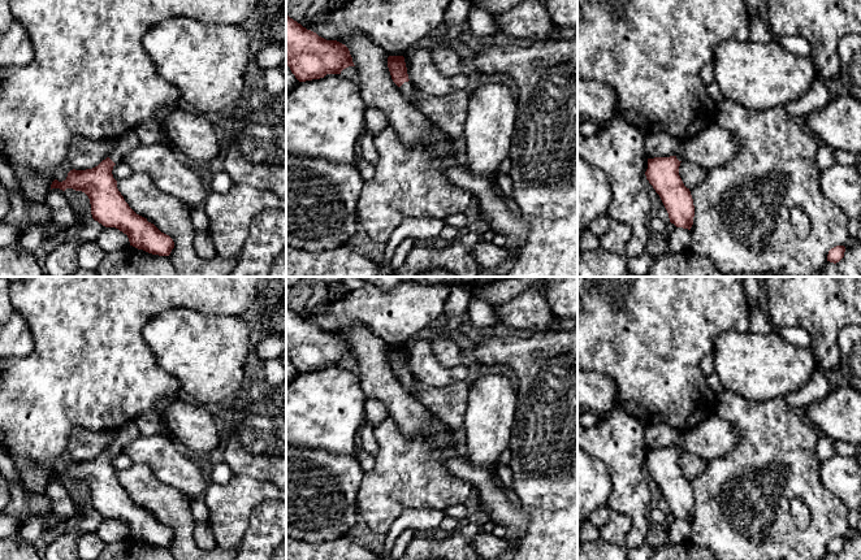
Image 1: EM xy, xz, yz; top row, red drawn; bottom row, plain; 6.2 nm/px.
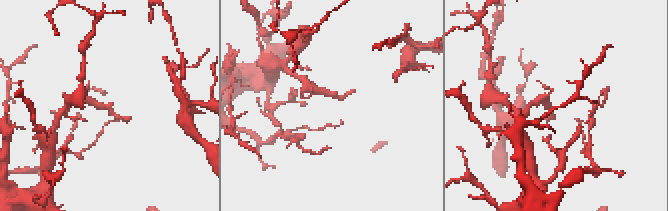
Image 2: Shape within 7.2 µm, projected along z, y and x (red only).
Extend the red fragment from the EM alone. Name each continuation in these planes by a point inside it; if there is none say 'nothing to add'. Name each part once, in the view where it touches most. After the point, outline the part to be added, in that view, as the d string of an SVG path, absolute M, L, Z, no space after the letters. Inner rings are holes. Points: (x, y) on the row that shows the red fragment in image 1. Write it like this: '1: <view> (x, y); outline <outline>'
1: xz (407, 89); outline M410 81L408 82L404 82L402 86L401 86L401 92L404 95L404 96L410 96L410 95L415 95L419 92L419 88L411 83Z

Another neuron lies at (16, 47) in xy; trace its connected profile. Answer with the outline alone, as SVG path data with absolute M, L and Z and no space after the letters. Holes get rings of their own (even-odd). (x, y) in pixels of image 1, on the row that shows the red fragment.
M14 19L12 26L0 32L0 68L26 66L35 57L29 32L21 22Z

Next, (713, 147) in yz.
M713 123L698 135L679 142L676 153L682 155L685 161L711 170L732 160L737 151L736 138L718 123Z

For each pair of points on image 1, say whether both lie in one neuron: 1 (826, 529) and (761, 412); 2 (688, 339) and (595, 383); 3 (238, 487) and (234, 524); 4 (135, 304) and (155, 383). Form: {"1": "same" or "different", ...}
{"1": "same", "2": "different", "3": "same", "4": "same"}

